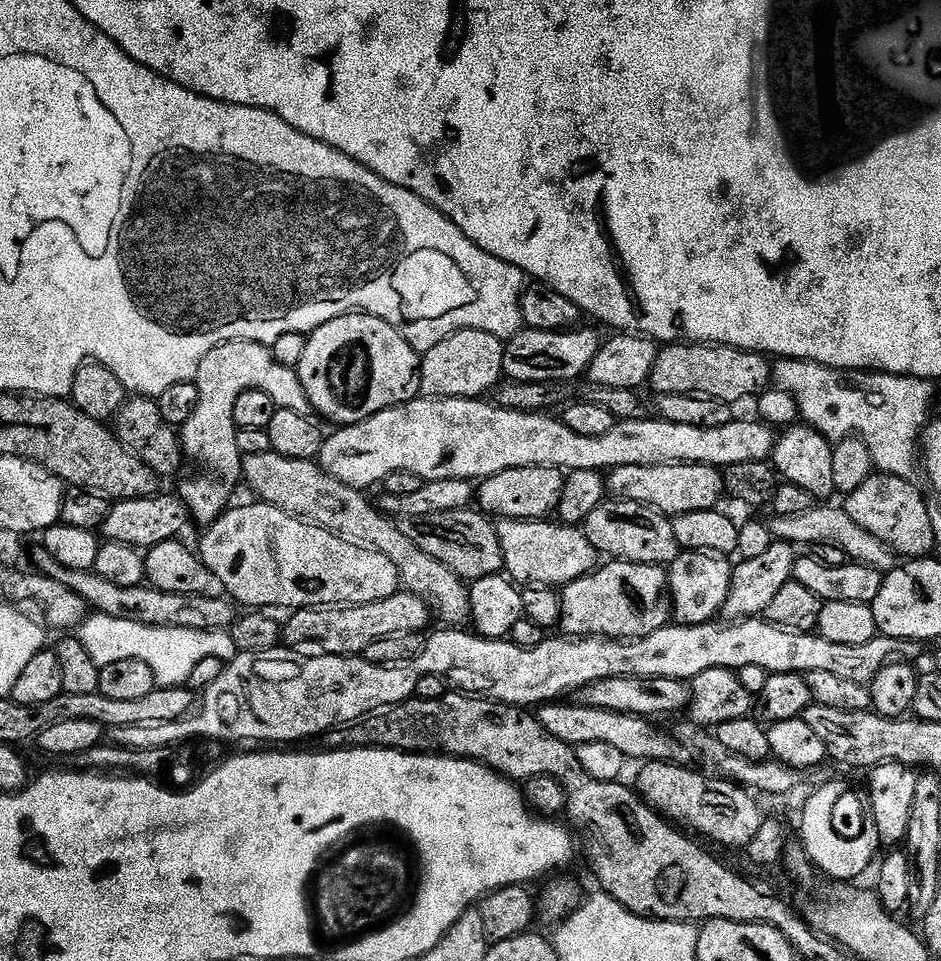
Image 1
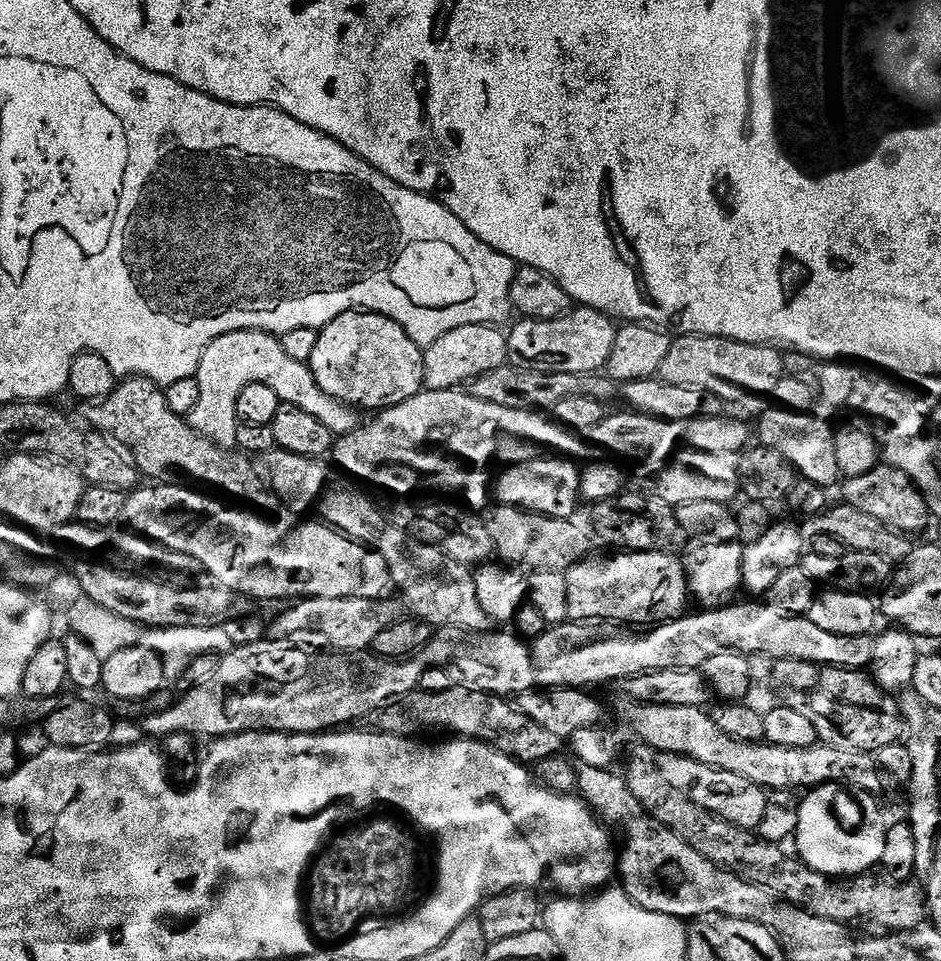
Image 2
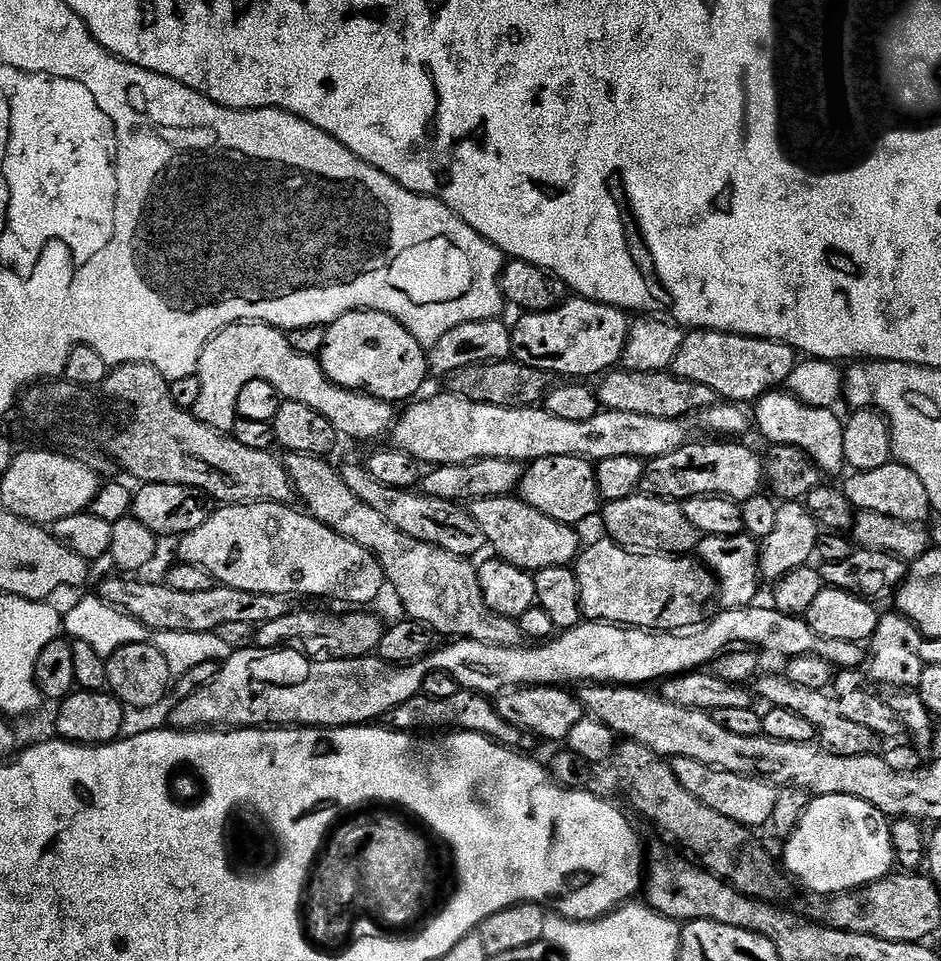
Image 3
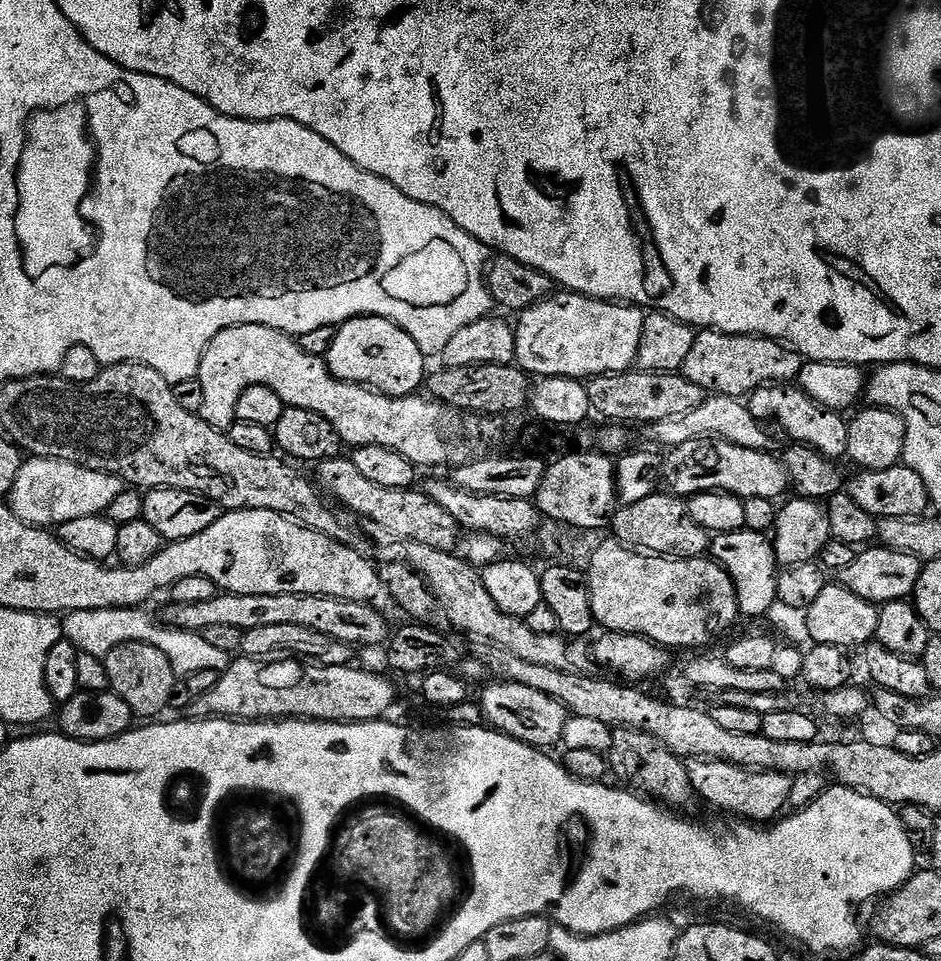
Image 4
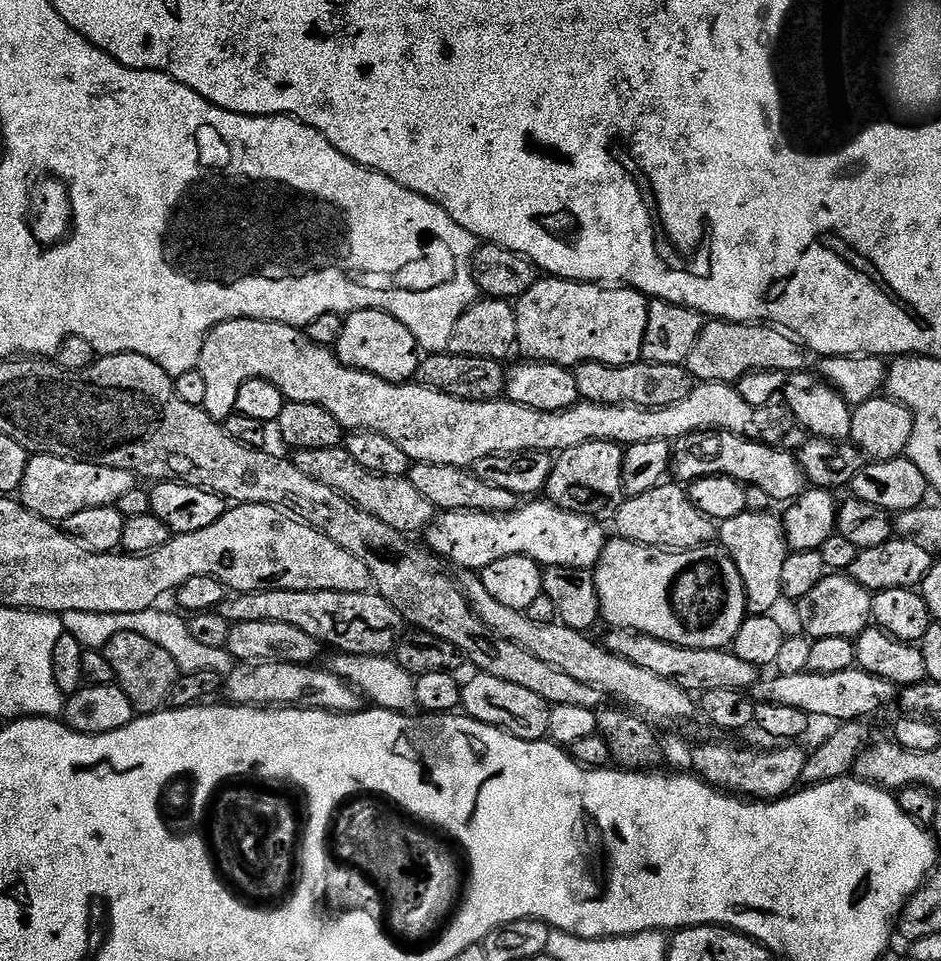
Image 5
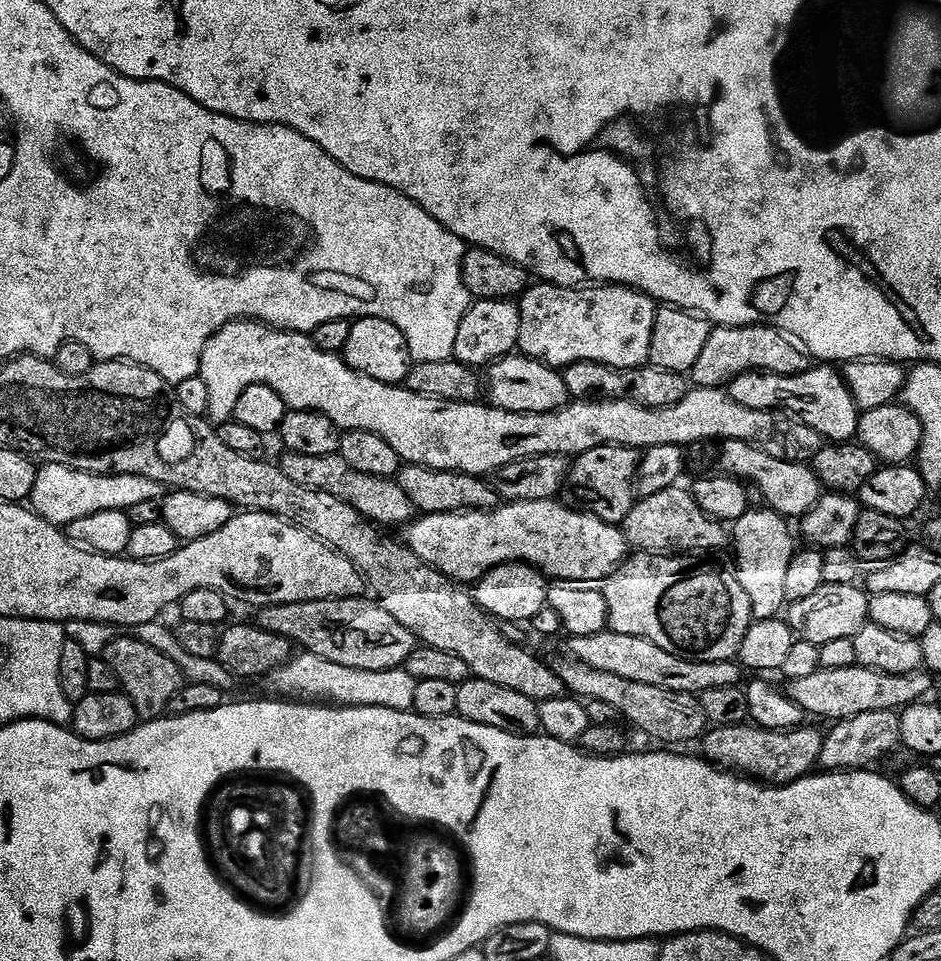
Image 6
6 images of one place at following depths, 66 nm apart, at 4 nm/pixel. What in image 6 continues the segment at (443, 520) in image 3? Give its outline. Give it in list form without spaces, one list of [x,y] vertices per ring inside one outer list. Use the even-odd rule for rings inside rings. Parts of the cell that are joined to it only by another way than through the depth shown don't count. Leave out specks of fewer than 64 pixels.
[[[285,451],[283,455],[284,457],[278,460],[278,466],[284,471],[286,478],[290,478],[290,482],[298,482],[298,486],[322,490],[326,494],[334,494],[334,498],[344,500],[350,506],[354,506],[354,510],[358,510],[365,520],[377,526],[385,526],[384,524],[401,524],[401,526],[404,526],[413,519],[414,509],[410,498],[406,498],[406,490],[402,490],[402,486],[395,479],[387,476],[371,476],[349,468],[348,463],[339,454],[334,456],[311,456],[310,454],[294,454]]]

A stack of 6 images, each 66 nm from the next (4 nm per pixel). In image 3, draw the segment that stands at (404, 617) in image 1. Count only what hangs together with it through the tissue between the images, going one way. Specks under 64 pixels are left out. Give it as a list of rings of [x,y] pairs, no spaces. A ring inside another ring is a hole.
[[[293,610],[286,618],[274,618],[274,622],[259,625],[254,632],[254,644],[257,648],[293,648],[303,652],[313,660],[349,660],[355,656],[371,656],[380,647],[380,639],[384,637],[385,625],[380,625],[376,616],[371,616],[368,610],[352,610],[349,616],[327,616],[324,612],[300,612]]]

